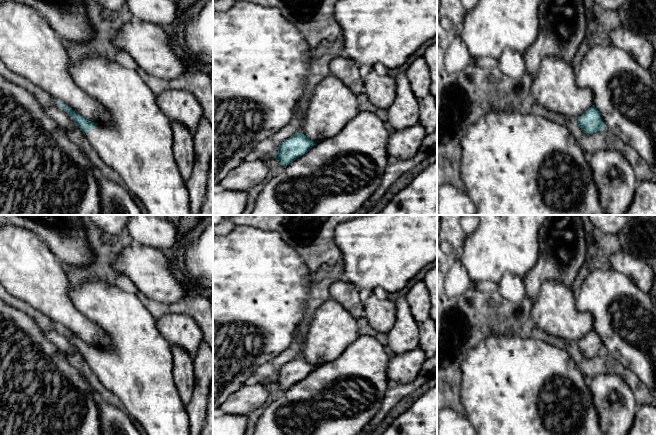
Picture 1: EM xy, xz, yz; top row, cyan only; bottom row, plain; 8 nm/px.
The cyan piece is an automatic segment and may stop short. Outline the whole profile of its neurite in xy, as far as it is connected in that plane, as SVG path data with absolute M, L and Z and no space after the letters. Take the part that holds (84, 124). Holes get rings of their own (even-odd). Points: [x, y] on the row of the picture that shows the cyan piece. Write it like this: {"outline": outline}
{"outline": "M86 57L77 64L72 63L69 70L75 83L87 94L100 102L110 113L112 121L98 124L85 119L68 106L56 102L80 128L101 159L116 171L126 189L134 198L138 198L148 215L190 215L189 194L180 174L173 152L173 131L171 120L167 118L156 102L156 95L143 81L137 70L128 69L116 61L103 57Z"}

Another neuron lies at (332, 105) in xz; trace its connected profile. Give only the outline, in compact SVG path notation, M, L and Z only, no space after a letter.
M333 75L323 79L310 94L299 133L315 143L338 134L361 112L358 95Z

